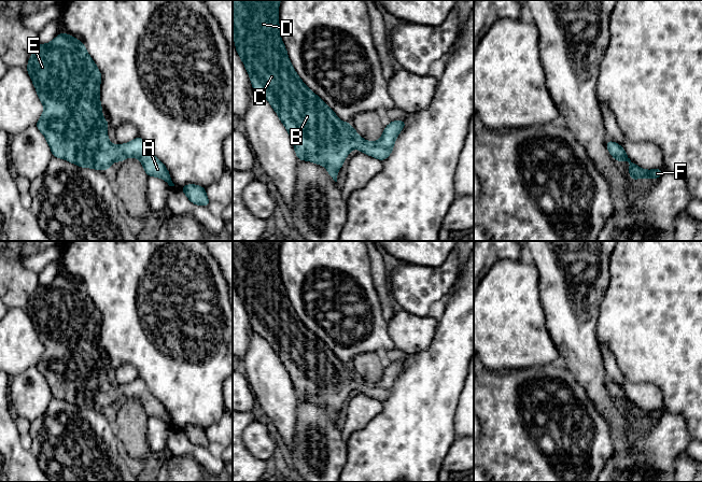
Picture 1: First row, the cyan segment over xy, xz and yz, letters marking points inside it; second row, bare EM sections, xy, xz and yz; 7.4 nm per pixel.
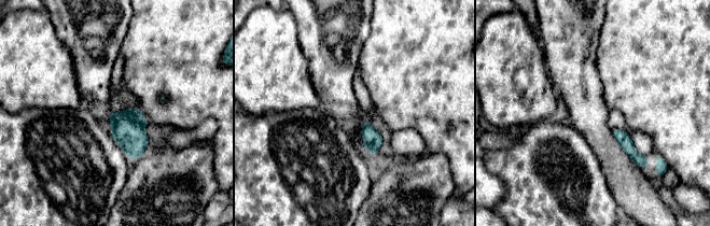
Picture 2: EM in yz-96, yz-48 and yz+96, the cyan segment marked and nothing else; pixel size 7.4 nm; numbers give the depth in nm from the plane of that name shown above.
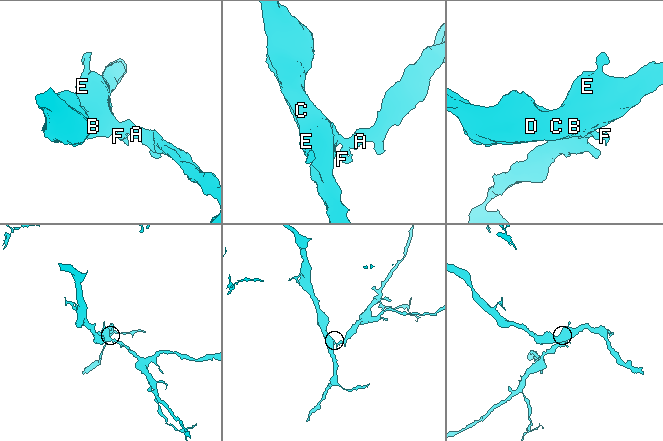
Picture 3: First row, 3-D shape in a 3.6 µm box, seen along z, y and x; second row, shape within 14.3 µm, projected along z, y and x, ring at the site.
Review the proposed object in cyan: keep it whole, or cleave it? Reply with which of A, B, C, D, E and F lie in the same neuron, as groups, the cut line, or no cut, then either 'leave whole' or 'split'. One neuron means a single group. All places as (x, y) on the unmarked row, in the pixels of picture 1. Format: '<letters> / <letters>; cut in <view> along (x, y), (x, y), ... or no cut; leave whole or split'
A B C D E F; no cut; leave whole

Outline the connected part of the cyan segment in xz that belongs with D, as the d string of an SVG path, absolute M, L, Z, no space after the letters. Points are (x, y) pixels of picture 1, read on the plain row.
M233 241L233 278L253 330L264 337L277 353L290 375L297 399L324 407L335 423L339 410L353 389L381 402L388 399L406 362L391 363L376 383L363 381L350 364L340 362L294 311L280 277L280 243L281 241Z

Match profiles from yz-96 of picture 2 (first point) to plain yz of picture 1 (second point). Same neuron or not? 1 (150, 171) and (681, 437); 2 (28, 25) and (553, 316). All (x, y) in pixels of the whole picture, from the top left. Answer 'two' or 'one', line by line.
1: one
2: two

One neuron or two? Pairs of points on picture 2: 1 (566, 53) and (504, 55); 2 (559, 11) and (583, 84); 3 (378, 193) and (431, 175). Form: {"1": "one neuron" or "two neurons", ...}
{"1": "two neurons", "2": "one neuron", "3": "one neuron"}

